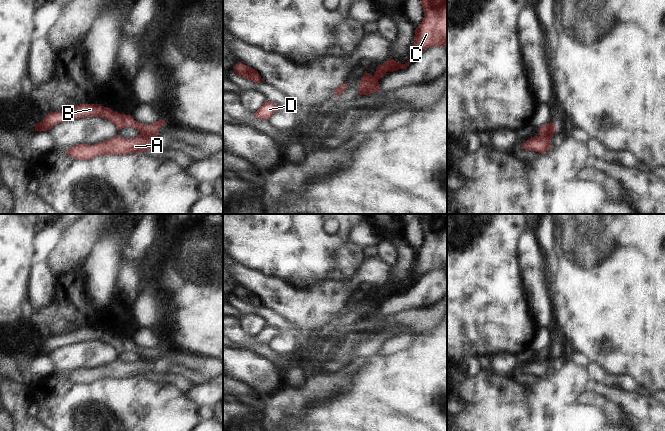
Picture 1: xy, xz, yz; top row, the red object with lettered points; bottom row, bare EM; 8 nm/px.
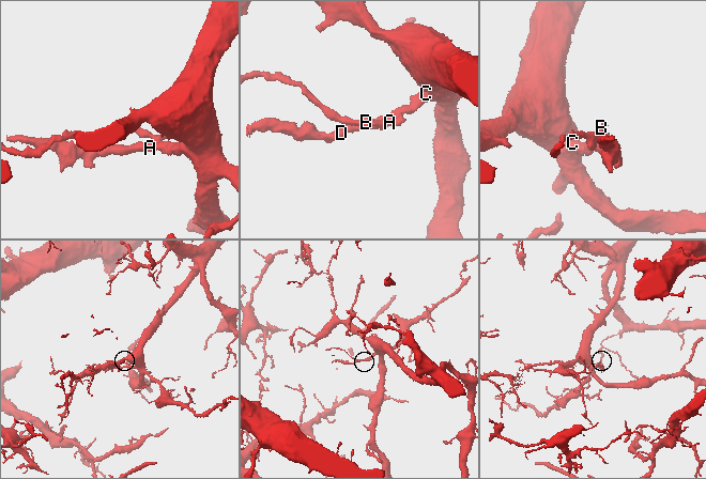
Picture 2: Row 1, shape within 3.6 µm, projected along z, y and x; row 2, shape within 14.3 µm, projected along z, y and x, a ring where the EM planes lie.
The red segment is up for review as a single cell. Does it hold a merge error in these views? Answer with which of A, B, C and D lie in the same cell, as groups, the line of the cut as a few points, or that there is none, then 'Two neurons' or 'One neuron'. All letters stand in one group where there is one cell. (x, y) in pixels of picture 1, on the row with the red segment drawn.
Groups: A C D / B. Split along xz (379, 84), (371, 84), (370, 92). Two neurons.

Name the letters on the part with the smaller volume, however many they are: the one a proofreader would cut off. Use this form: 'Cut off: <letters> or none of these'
Cut off: B

